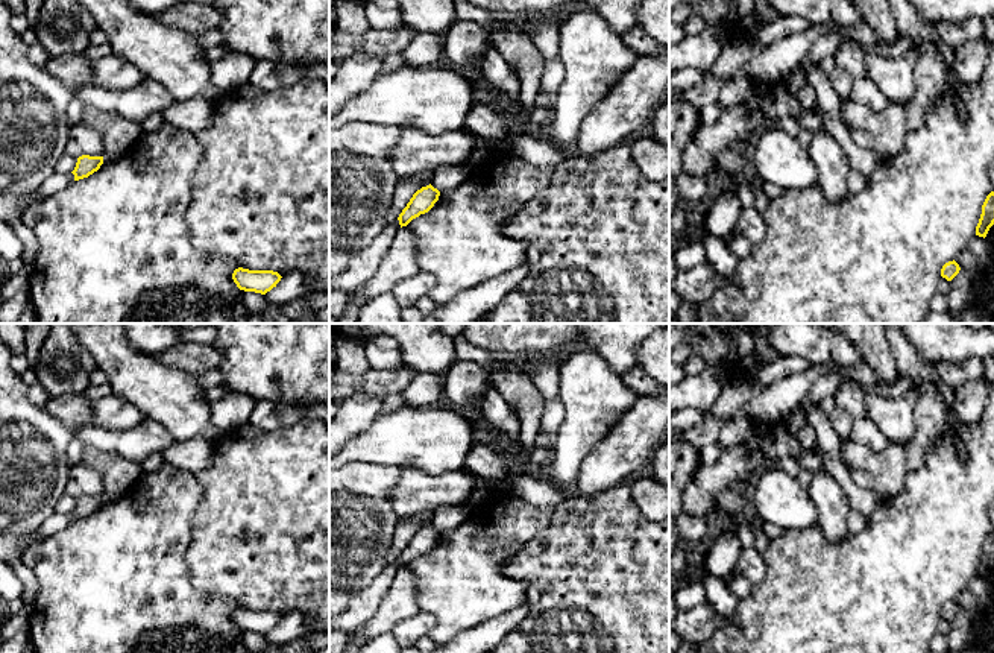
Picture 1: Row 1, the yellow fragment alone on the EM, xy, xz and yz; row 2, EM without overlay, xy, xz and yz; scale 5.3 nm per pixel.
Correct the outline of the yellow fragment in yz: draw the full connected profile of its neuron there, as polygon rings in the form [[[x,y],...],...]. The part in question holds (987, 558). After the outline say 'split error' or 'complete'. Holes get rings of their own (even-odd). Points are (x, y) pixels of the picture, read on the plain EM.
[[[991,532],[983,545],[979,563],[976,566],[976,576],[986,577],[989,568],[994,565],[994,532]]]; complete

